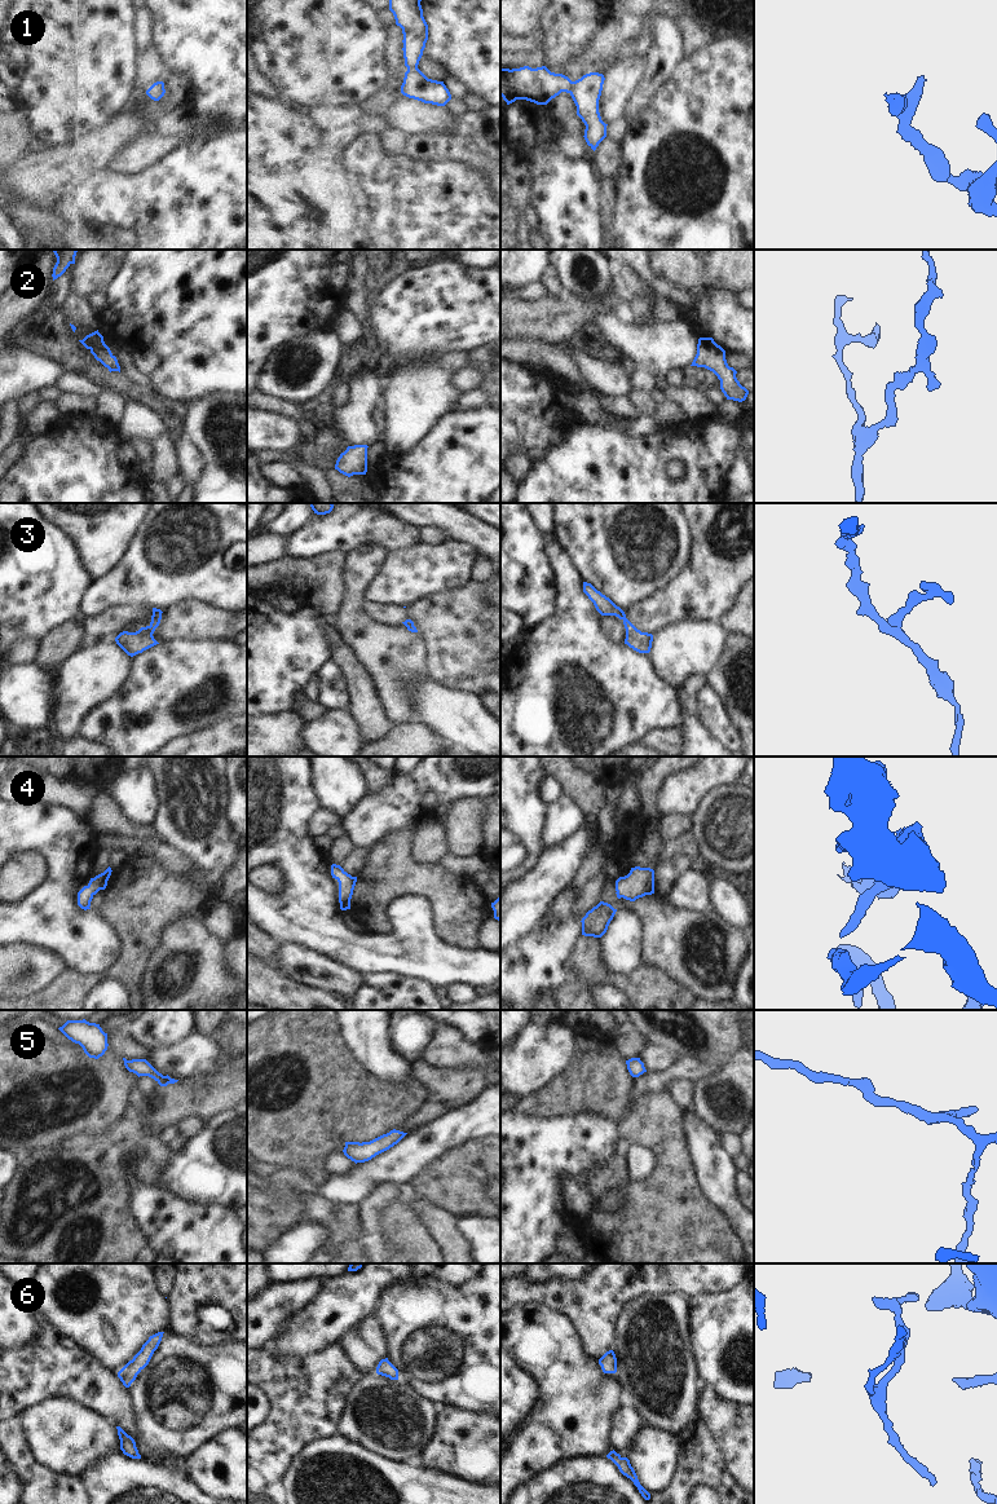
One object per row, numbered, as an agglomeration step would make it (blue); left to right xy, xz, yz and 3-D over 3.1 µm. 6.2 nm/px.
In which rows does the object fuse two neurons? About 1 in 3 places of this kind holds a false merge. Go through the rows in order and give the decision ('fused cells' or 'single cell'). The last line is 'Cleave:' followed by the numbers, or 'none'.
1: single cell
2: single cell
3: single cell
4: single cell
5: single cell
6: single cell
Cleave: none

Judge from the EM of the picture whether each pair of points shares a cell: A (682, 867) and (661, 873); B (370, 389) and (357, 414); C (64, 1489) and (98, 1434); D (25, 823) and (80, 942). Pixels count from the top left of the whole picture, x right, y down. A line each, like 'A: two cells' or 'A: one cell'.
A: one cell
B: one cell
C: two cells
D: one cell

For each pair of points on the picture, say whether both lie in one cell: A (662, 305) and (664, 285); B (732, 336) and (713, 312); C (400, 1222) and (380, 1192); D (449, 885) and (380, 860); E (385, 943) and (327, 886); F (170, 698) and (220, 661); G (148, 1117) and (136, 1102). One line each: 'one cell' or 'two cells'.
A: two cells
B: one cell
C: two cells
D: one cell
E: one cell
F: one cell
G: one cell

